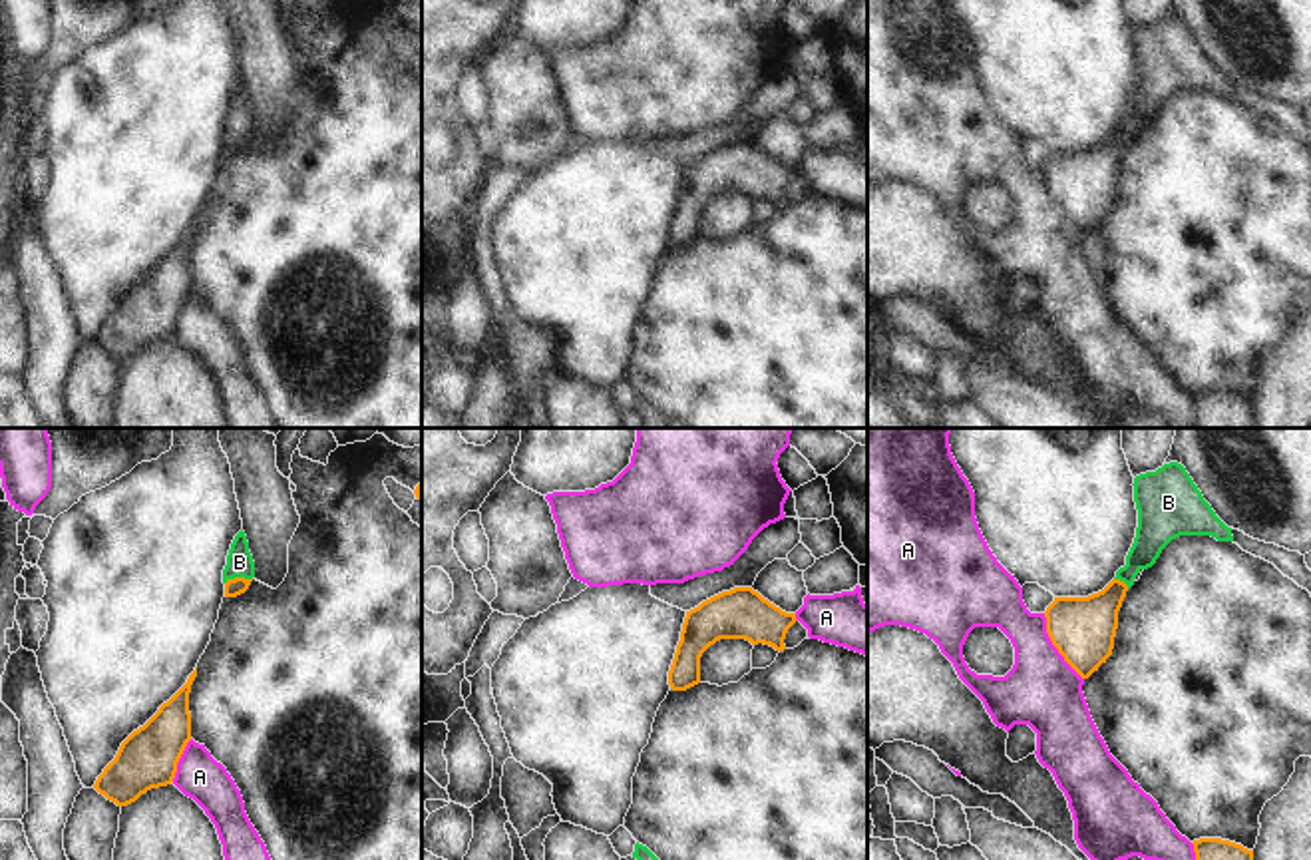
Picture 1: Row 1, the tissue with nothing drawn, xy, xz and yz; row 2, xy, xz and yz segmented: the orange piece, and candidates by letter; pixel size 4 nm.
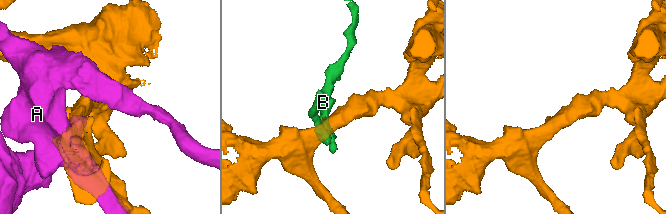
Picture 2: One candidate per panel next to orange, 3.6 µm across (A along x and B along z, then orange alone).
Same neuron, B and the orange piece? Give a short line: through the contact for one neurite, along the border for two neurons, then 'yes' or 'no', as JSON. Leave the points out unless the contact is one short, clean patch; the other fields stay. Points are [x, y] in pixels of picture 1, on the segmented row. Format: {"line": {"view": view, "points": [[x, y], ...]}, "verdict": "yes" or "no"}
{"line": {"view": "xy", "points": [[237, 586], [237, 578], [239, 562]]}, "verdict": "yes"}

